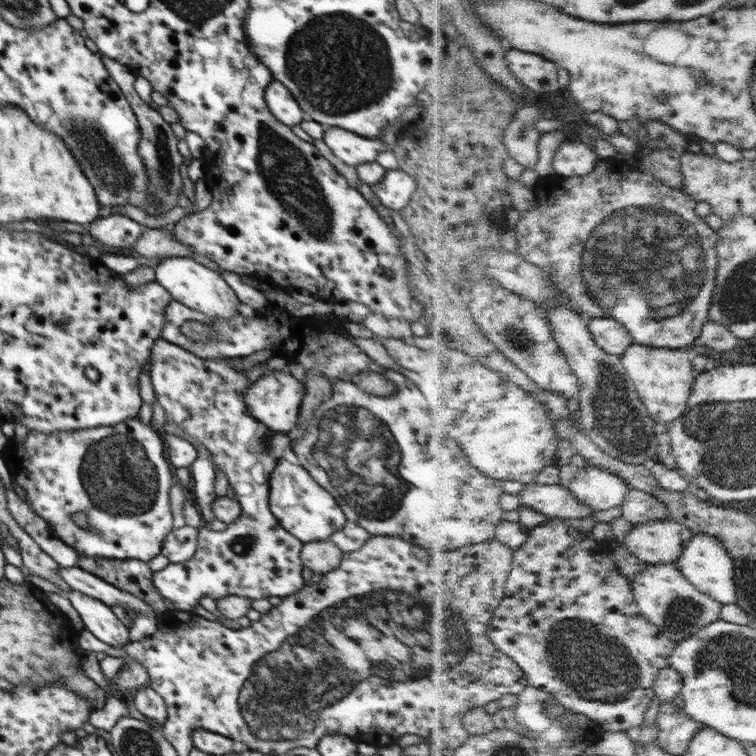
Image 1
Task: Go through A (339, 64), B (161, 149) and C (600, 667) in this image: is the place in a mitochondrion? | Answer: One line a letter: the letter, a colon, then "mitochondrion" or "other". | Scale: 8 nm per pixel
A: mitochondrion
B: mitochondrion
C: mitochondrion

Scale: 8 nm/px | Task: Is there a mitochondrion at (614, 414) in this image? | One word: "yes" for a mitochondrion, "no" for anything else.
yes

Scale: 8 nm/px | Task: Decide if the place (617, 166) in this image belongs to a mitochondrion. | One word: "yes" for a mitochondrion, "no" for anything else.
no

